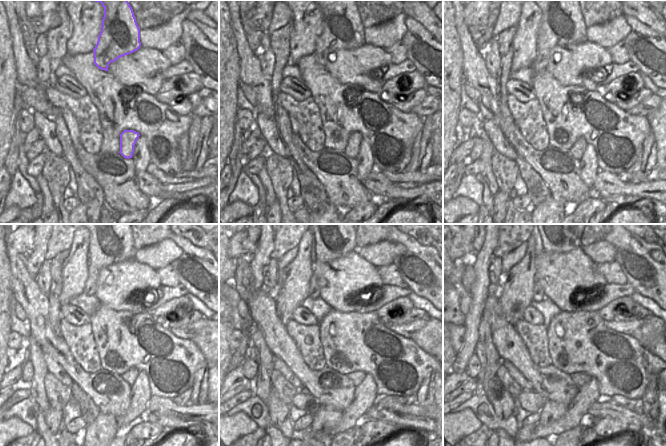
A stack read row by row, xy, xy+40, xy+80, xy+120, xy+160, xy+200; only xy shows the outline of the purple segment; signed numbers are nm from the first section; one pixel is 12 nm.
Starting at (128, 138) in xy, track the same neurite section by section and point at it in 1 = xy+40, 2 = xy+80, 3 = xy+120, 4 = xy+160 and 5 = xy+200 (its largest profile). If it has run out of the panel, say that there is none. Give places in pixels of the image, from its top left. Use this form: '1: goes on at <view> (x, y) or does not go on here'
1: goes on at xy+40 (353, 146)
2: goes on at xy+80 (578, 148)
3: goes on at xy+120 (132, 373)
4: goes on at xy+160 (356, 374)
5: goes on at xy+200 (576, 375)

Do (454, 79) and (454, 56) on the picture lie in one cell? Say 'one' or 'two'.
one

